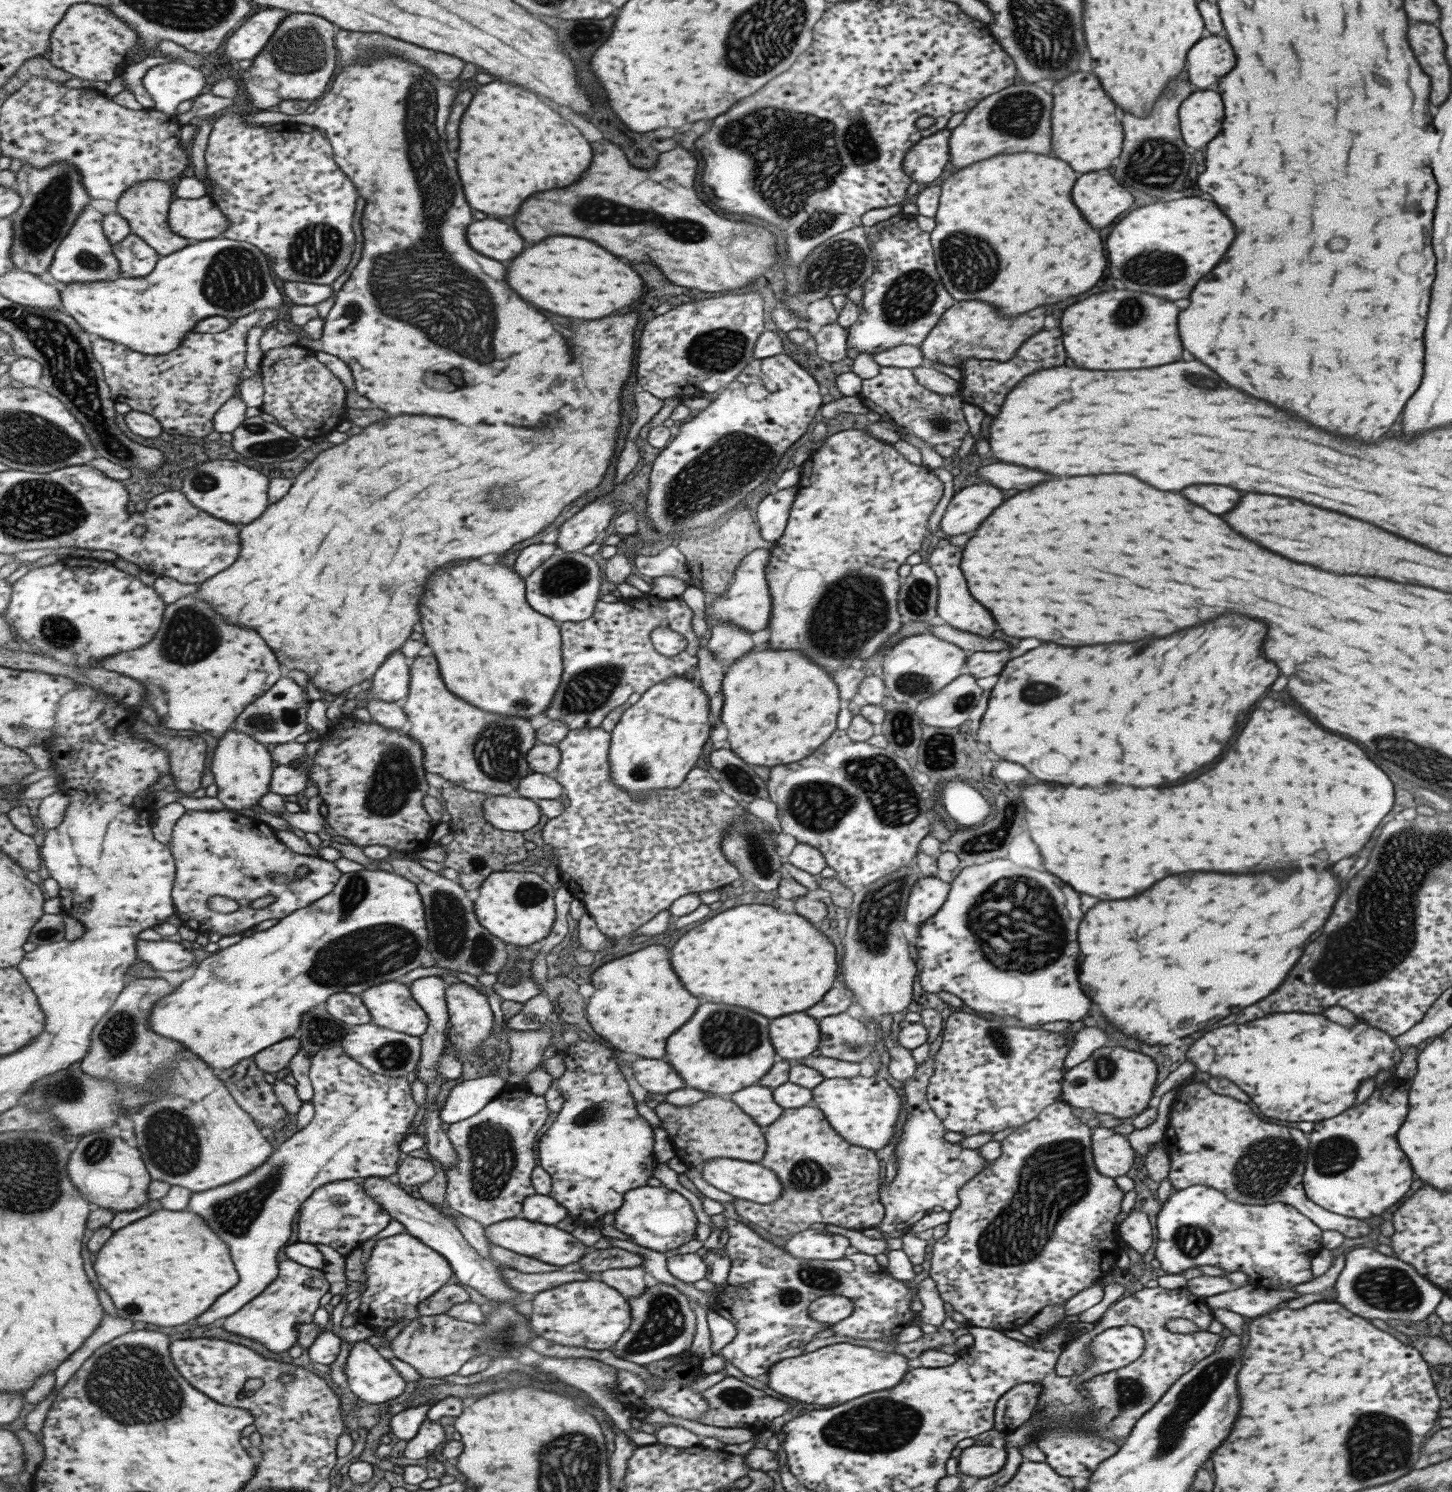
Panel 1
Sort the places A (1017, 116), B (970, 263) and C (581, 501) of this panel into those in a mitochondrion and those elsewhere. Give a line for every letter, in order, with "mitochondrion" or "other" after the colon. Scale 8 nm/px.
A: mitochondrion
B: mitochondrion
C: other

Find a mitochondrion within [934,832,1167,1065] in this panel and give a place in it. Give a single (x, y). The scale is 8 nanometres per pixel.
(1017, 919)

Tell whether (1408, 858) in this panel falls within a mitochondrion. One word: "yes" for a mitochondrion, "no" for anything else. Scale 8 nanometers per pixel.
yes

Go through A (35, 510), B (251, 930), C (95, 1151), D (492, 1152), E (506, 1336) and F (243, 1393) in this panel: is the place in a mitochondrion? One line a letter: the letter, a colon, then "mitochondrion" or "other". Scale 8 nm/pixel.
A: mitochondrion
B: other
C: mitochondrion
D: mitochondrion
E: mitochondrion
F: other

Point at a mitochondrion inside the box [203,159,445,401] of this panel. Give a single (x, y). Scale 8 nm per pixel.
(314, 248)

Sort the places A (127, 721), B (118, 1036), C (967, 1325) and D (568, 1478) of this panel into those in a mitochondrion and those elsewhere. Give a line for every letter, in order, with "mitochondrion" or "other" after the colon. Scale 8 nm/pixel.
A: other
B: mitochondrion
C: other
D: mitochondrion

